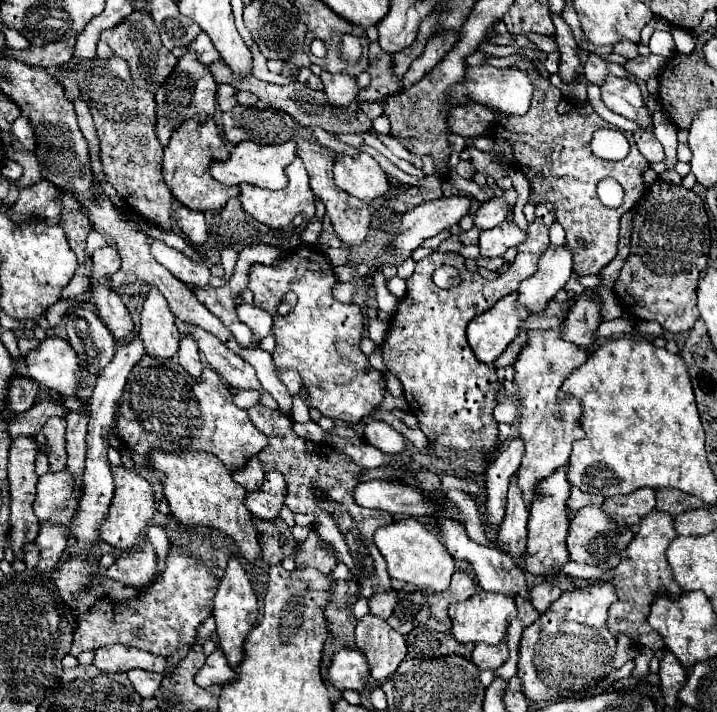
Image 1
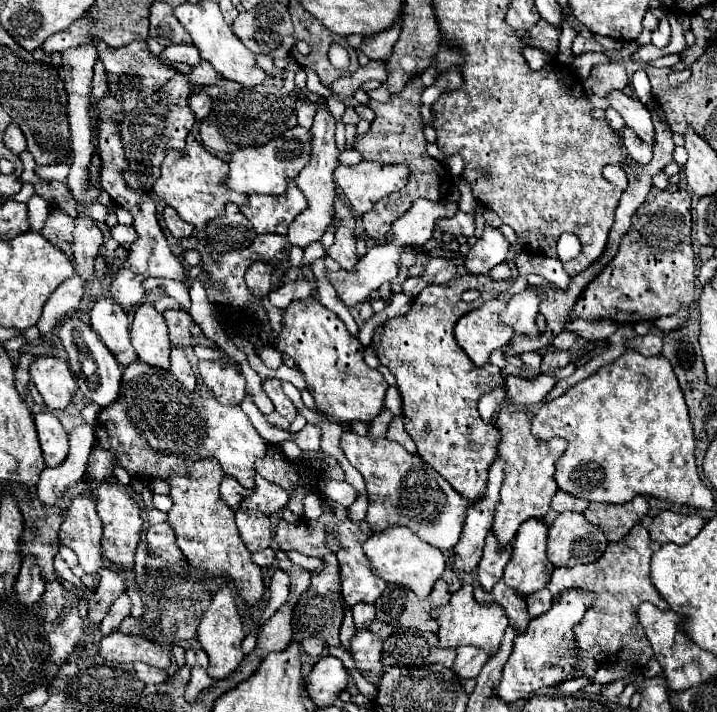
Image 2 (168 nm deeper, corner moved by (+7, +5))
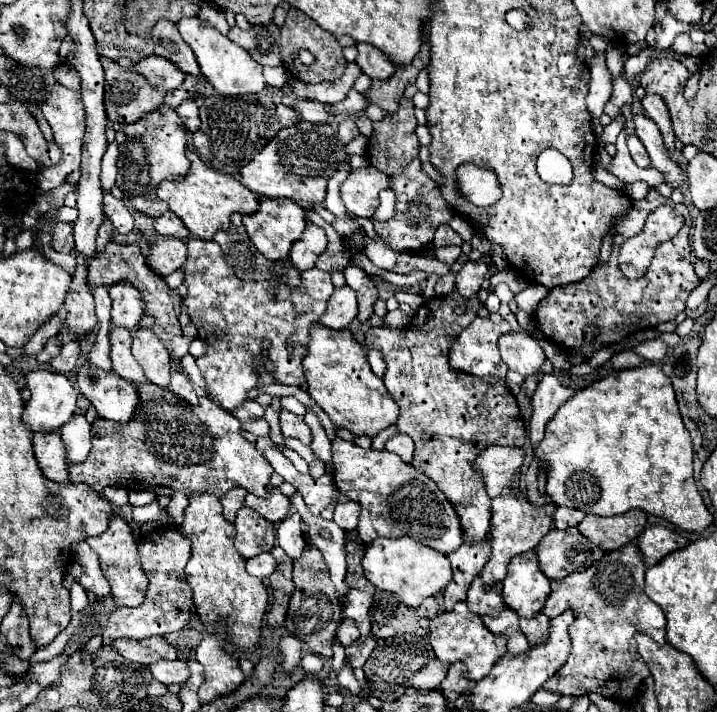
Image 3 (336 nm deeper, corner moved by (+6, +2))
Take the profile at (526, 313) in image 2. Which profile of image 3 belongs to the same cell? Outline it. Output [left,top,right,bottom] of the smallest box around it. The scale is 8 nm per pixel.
[498,330,546,376]

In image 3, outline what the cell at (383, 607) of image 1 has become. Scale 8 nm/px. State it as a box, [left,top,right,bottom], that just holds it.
[336,620,360,646]

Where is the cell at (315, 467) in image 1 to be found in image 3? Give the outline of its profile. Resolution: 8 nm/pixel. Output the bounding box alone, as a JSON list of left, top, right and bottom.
[344,590,372,636]

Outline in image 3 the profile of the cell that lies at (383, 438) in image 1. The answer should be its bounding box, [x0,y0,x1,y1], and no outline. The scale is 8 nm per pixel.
[332,438,464,554]

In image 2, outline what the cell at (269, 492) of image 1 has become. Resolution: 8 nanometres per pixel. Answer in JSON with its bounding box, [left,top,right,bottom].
[241,475,289,515]

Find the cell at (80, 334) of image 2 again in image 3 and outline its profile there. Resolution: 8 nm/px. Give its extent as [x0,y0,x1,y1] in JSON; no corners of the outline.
[76,362,140,424]

